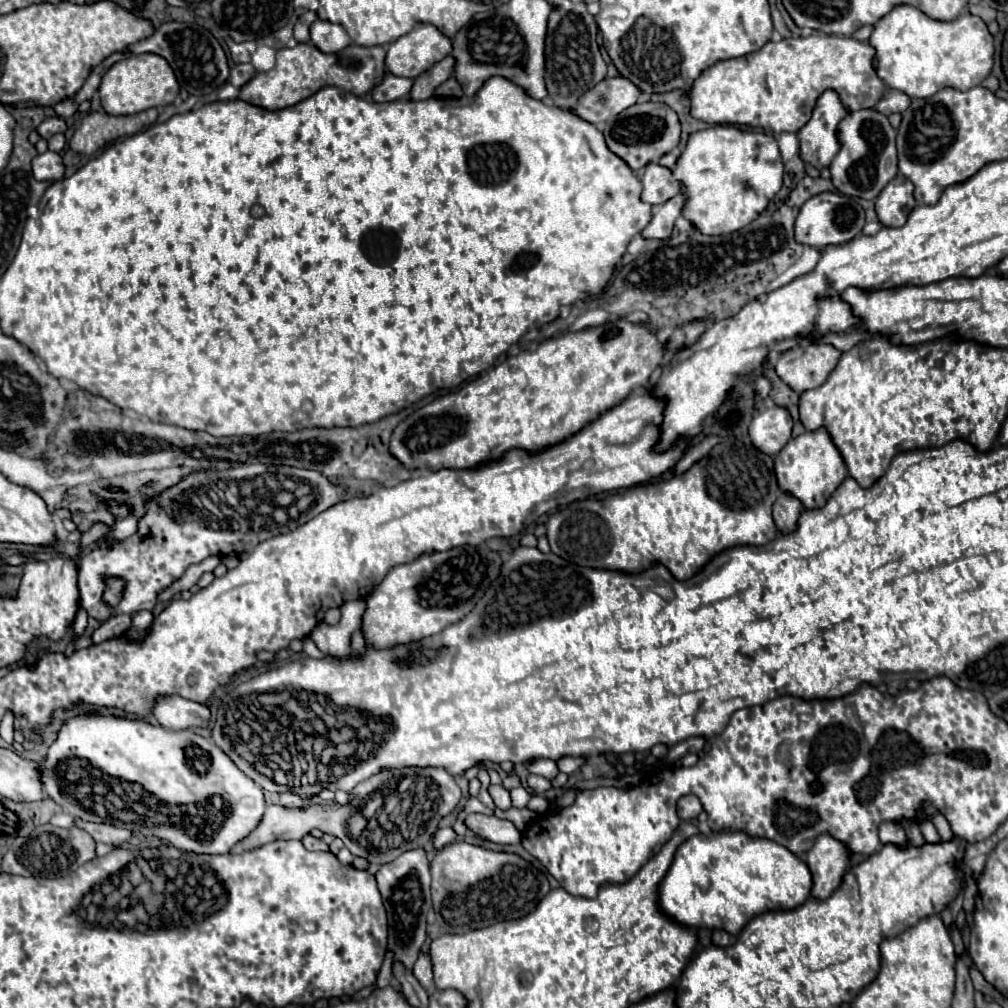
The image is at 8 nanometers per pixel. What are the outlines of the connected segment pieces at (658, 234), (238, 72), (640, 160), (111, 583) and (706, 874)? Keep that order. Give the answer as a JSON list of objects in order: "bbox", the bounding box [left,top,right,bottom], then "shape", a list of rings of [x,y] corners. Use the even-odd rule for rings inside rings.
[{"bbox":[641,194,685,240],"shape":[[[679,194],[679,196],[671,198],[669,202],[661,204],[661,206],[655,210],[655,214],[653,214],[651,222],[647,224],[647,228],[641,232],[641,236],[647,238],[647,240],[653,240],[653,238],[669,238],[671,232],[673,232],[675,218],[681,214],[683,200],[685,200],[685,198]]]},{"bbox":[229,64,257,88],"shape":[[[237,64],[237,66],[231,70],[231,78],[229,78],[229,82],[231,82],[233,86],[241,88],[241,86],[247,84],[255,74],[257,74],[257,70],[255,70],[253,64]]]},{"bbox":[601,102,681,170],"shape":[[[645,102],[645,104],[635,104],[623,110],[615,120],[605,122],[601,126],[601,132],[605,136],[607,148],[619,158],[623,158],[631,170],[639,170],[649,162],[659,160],[663,154],[667,154],[671,148],[679,144],[681,124],[677,120],[677,114],[667,104]]]},{"bbox":[103,578,123,604],"shape":[[[109,578],[105,594],[103,594],[103,600],[107,604],[117,604],[121,594],[123,594],[123,580],[121,578]]]},{"bbox":[659,830,811,934],"shape":[[[723,830],[709,836],[695,834],[677,848],[659,884],[659,908],[687,928],[719,928],[739,934],[757,914],[791,910],[803,904],[809,892],[811,874],[807,864],[785,846],[767,838],[751,838],[739,830]]]}]

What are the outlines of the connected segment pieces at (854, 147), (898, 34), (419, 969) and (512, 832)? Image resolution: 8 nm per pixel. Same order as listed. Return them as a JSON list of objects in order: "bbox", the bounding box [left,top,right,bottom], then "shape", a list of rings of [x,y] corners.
[{"bbox":[829,108,897,200],"shape":[[[873,108],[847,112],[847,116],[837,126],[837,140],[841,144],[841,150],[829,164],[833,186],[845,196],[857,196],[865,200],[877,198],[883,186],[897,174],[895,136],[897,132],[885,114]]]},{"bbox":[869,6,993,98],"shape":[[[895,6],[875,24],[869,42],[877,50],[875,70],[879,78],[889,88],[897,88],[909,98],[929,98],[945,86],[961,92],[971,90],[993,70],[993,36],[989,34],[987,24],[973,14],[941,22],[913,6]]]},{"bbox":[413,954,433,990],"shape":[[[421,954],[419,960],[415,962],[413,976],[421,982],[421,986],[425,990],[431,990],[433,988],[433,972],[431,972],[431,962],[429,962],[429,956],[427,954]]]},{"bbox":[465,814,521,844],"shape":[[[469,814],[465,818],[465,826],[477,836],[497,842],[497,844],[515,844],[521,840],[521,832],[507,820],[485,814]]]}]

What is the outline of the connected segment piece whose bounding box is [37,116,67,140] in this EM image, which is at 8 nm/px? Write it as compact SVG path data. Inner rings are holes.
M47 118L47 120L43 120L43 124L37 128L37 132L43 136L43 138L51 138L53 134L59 134L59 132L65 132L67 130L67 126L65 126L65 120L63 118Z

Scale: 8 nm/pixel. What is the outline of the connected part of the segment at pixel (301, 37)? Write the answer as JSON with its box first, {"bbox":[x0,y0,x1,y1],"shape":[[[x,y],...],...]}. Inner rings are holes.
{"bbox":[295,12,317,42],"shape":[[[305,12],[303,16],[299,16],[297,24],[295,24],[295,38],[297,42],[309,42],[309,28],[311,24],[317,20],[315,12]]]}

